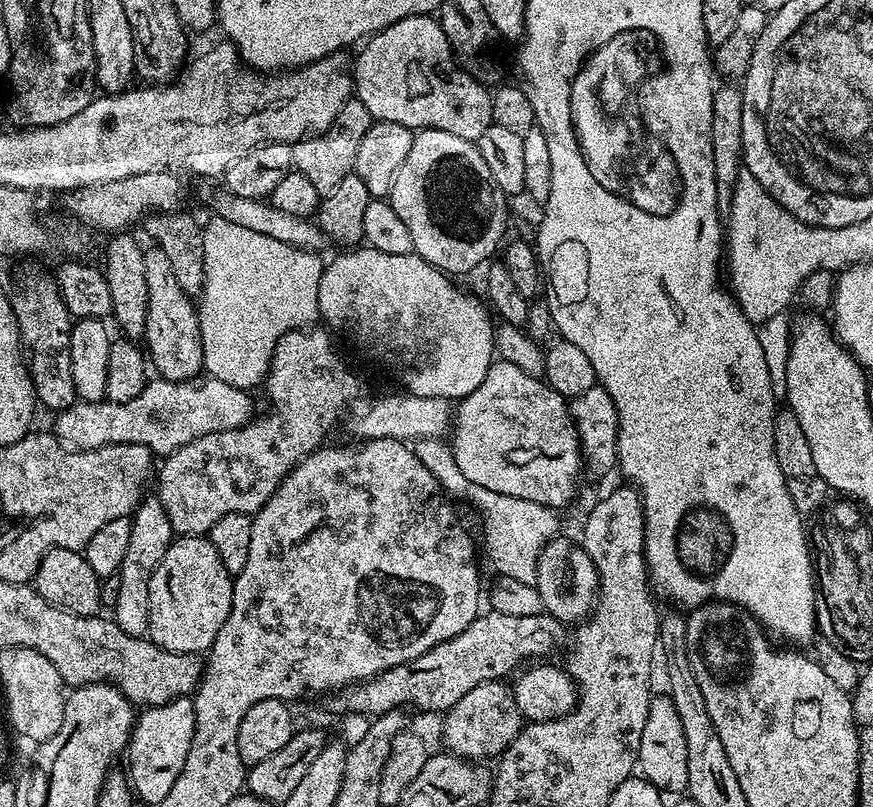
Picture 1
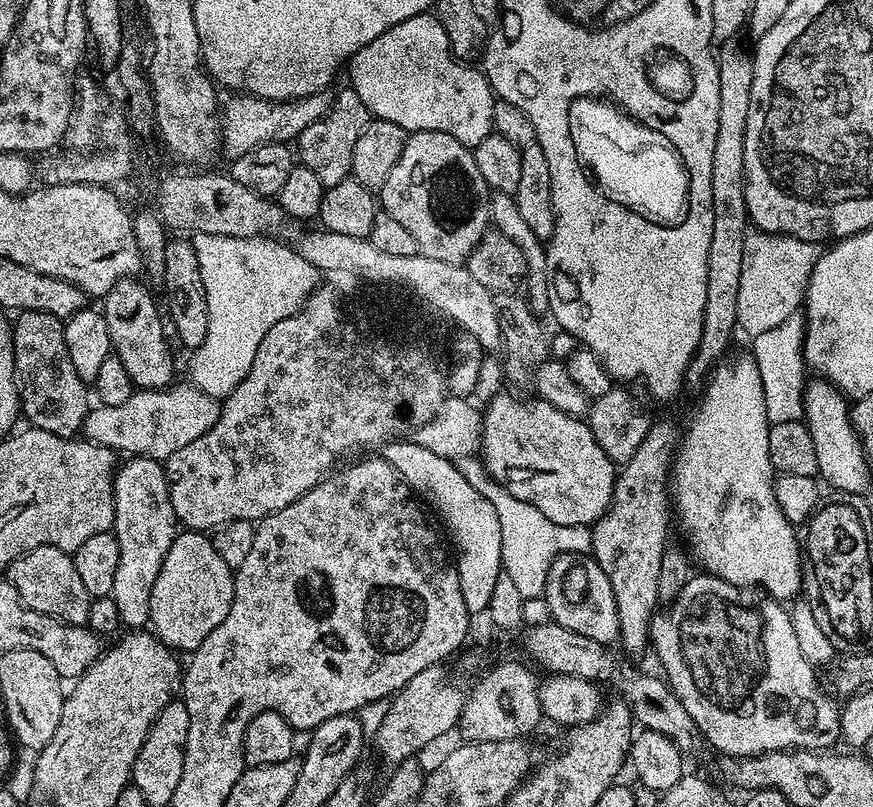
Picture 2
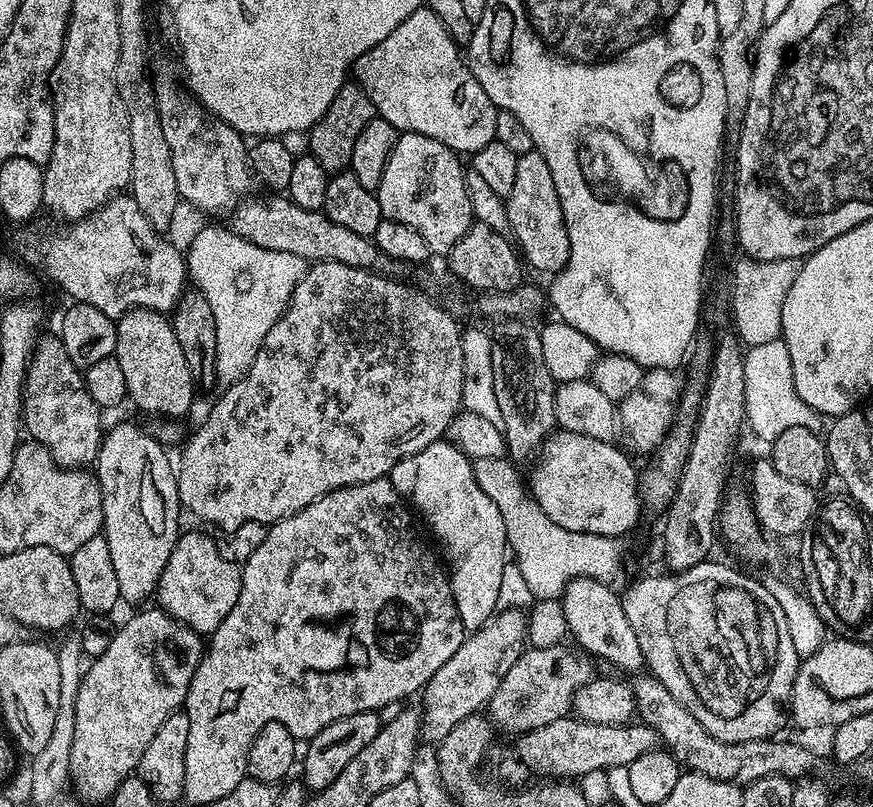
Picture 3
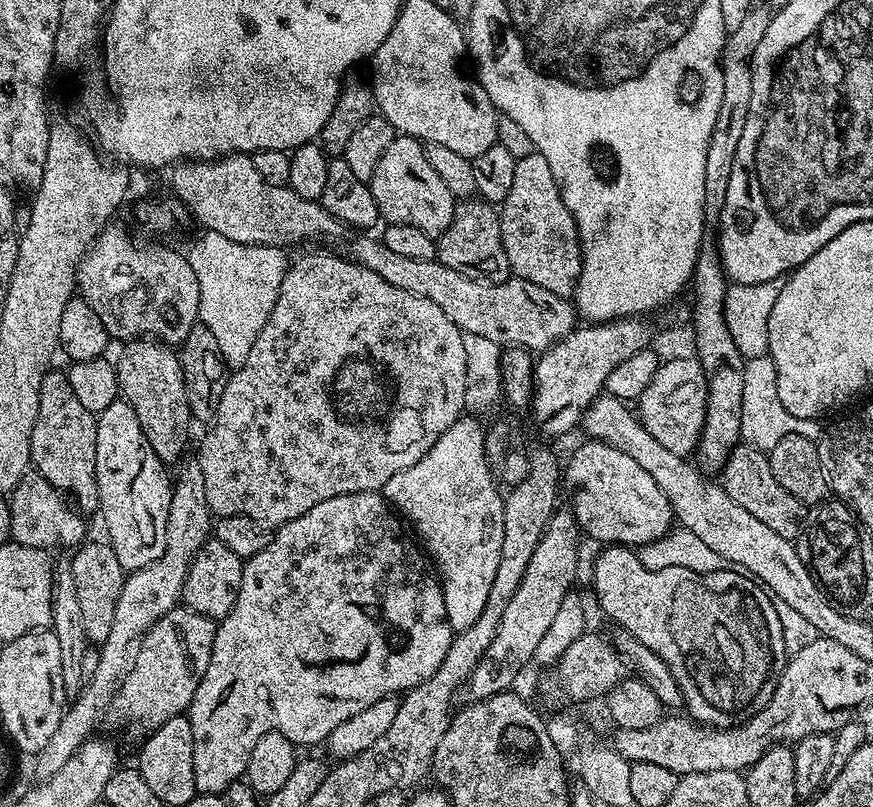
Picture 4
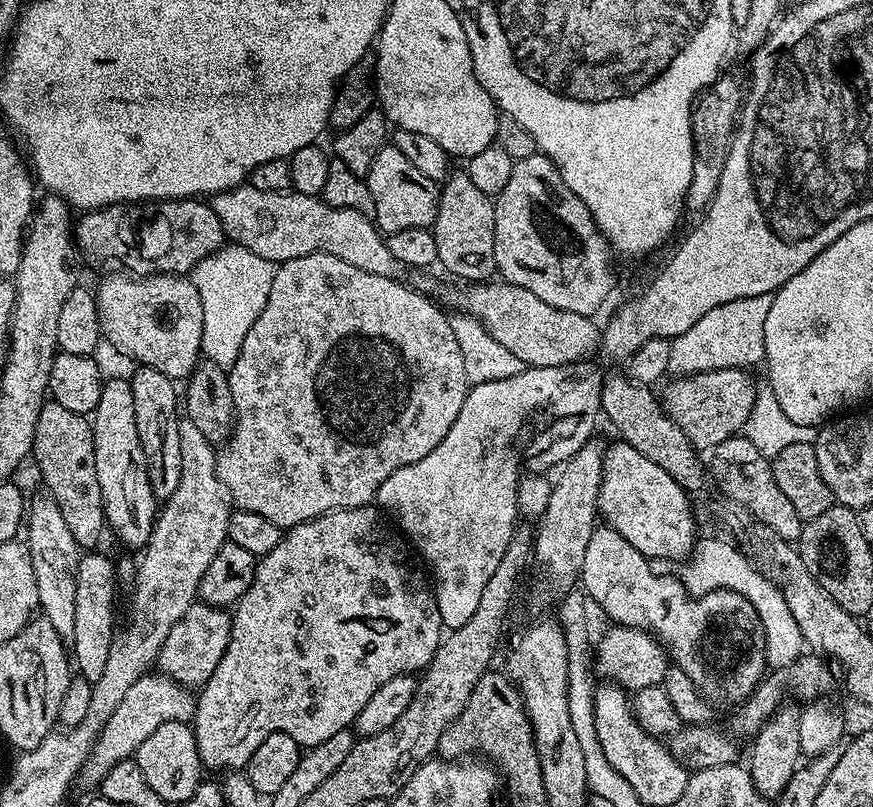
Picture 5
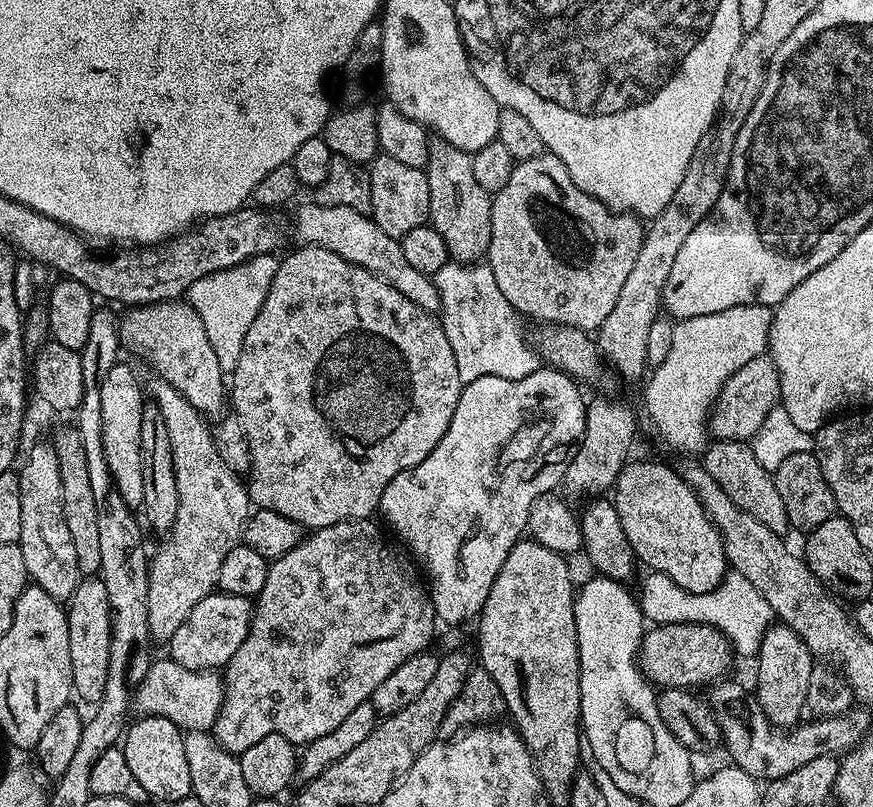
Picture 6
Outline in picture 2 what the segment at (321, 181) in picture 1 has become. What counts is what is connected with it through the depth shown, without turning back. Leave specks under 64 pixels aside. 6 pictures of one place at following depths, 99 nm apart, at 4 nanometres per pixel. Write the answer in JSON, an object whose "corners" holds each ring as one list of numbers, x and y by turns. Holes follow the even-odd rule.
{"corners":[[344,86,344,89,337,94,336,100,334,96,331,101,328,113,318,118,318,122,310,122,310,126,306,126,306,130,302,130,302,134,296,137,294,148,298,153,299,163,318,177,318,182,322,182,324,189,338,186,338,182,351,177,354,145,358,143,358,138,362,135,362,130,367,126,369,119,370,113,366,102,358,98,352,87]]}

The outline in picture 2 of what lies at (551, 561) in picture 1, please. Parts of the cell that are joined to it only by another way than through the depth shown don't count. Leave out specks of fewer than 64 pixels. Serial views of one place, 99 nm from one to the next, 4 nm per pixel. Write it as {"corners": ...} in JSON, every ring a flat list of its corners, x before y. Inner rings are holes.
{"corners":[[571,552,554,558,550,574,546,578,546,590,542,597,548,603,548,615,566,630,575,630,594,642,615,645,620,638,618,622,618,602,606,578,606,570,598,566,595,556,582,552]]}

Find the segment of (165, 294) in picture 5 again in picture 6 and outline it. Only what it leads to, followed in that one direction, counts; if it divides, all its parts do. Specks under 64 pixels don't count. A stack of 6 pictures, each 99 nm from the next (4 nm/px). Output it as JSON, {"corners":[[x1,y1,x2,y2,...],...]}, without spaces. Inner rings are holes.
{"corners":[[167,300,165,304,132,306,125,312,120,320,121,345,141,356,156,371,155,375,174,386,201,416,219,417,226,408,226,373,218,366,218,354,214,354,214,346,206,338,206,326,202,326,202,318,191,304]]}

